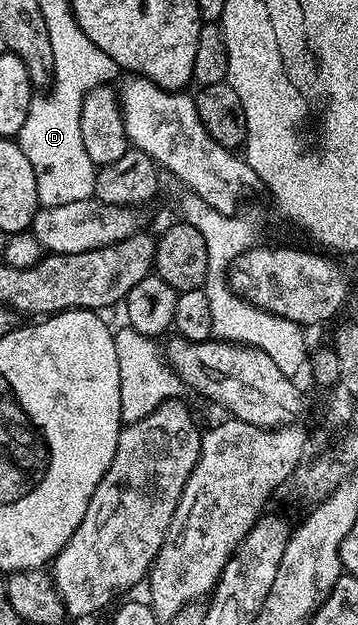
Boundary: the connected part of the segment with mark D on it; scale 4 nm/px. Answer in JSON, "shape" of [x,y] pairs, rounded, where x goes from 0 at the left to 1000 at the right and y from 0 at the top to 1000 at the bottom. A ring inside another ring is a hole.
{"shape":[[[187,42],[187,48],[165,48],[165,54],[209,54],[209,61],[198,61],[198,67],[154,67],[142,136],[128,147],[101,149],[89,155],[81,186],[70,186],[70,198],[59,198],[59,211],[47,218],[59,243],[81,250],[81,262],[92,262],[92,282],[103,282],[112,331],[204,326],[204,320],[237,320],[263,312],[271,267],[260,256],[249,256],[249,243],[237,243],[237,224],[226,224],[226,173],[243,152],[268,138],[307,133],[307,125],[327,118],[324,107],[304,102],[293,83],[249,77],[243,59],[232,56],[226,45],[198,48],[198,42]]]}

